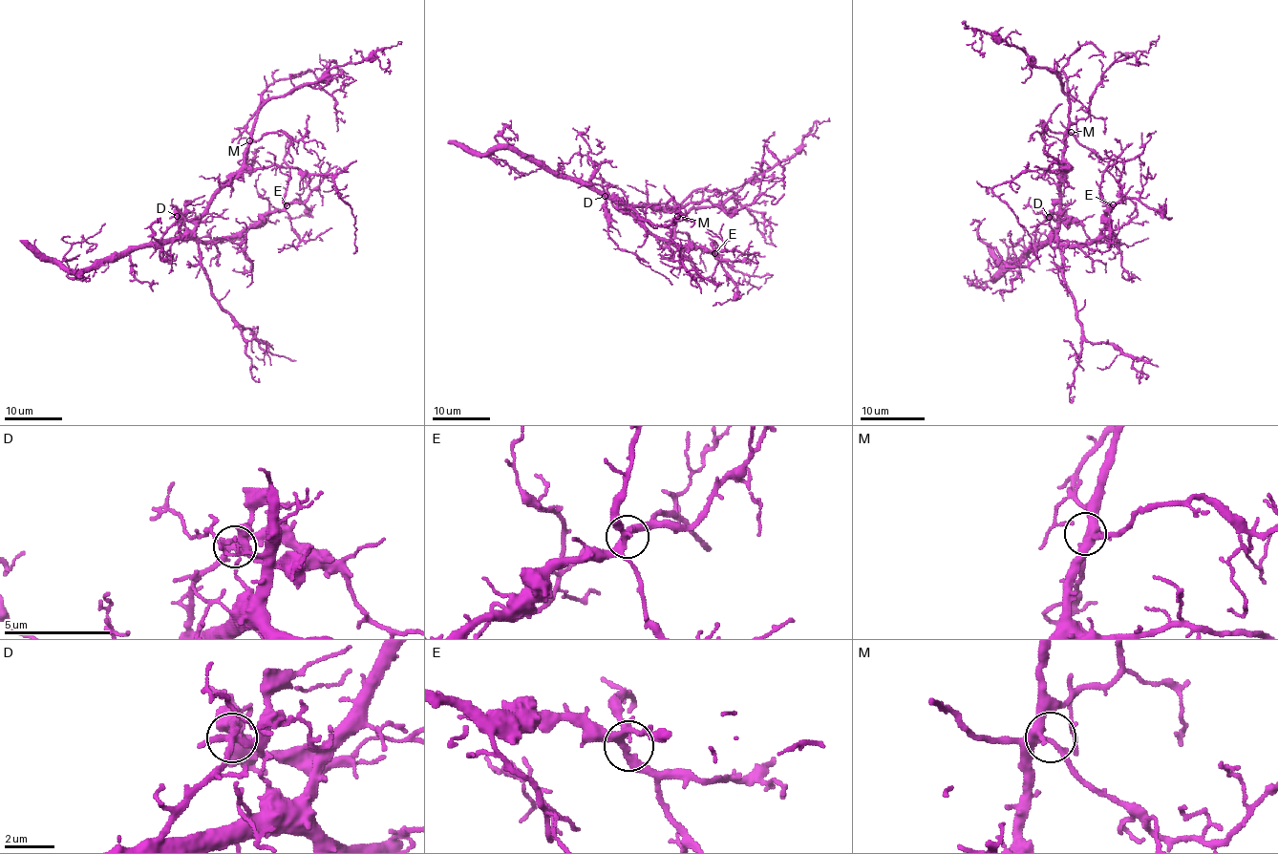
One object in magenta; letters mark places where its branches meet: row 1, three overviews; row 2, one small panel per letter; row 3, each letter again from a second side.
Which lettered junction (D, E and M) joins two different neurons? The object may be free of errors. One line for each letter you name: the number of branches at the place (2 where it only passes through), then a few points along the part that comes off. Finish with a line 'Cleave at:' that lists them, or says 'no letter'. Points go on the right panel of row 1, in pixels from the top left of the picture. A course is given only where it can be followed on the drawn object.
Cleave at: no letter

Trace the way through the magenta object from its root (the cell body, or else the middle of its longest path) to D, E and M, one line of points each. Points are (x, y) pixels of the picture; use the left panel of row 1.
D: (225, 183), (196, 222), (177, 216)
E: (225, 183), (199, 223), (196, 234), (204, 242), (222, 242), (241, 234), (287, 205)
M: (225, 183), (241, 168), (249, 140)

